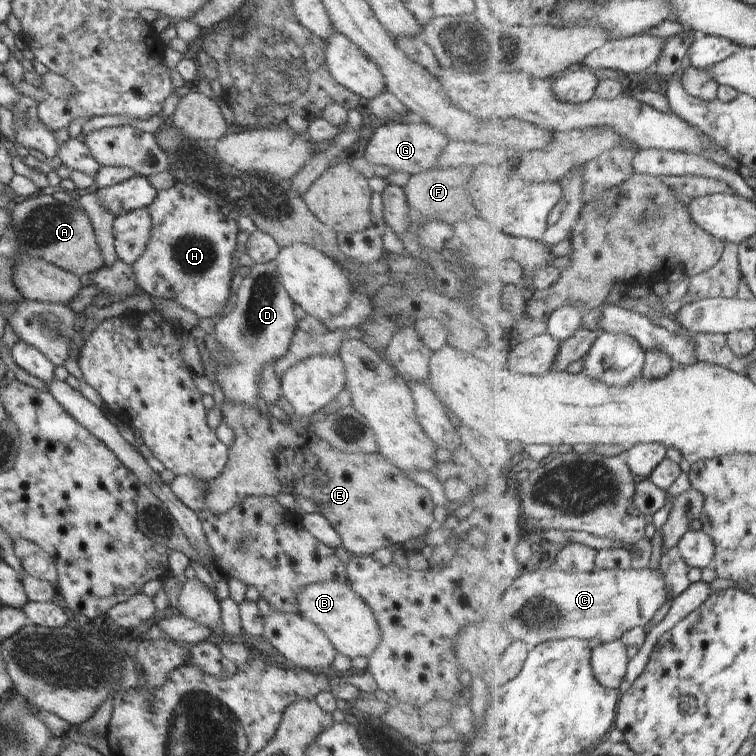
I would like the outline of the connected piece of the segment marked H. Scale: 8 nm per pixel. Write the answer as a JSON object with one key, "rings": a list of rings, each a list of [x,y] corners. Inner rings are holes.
{"rings":[[[179,180],[172,188],[159,191],[157,199],[148,206],[153,227],[143,255],[132,265],[139,288],[157,298],[174,300],[201,318],[222,314],[231,301],[232,254],[239,246],[236,242],[238,223],[194,186]]]}

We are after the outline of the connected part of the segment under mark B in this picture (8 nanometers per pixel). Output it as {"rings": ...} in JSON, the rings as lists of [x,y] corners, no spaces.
{"rings":[[[324,581],[312,583],[299,592],[300,615],[320,627],[332,641],[338,653],[348,658],[368,658],[376,650],[381,639],[375,612],[364,599],[346,583]]]}

